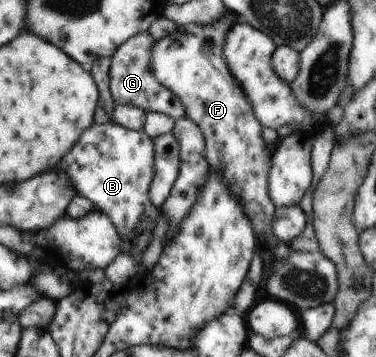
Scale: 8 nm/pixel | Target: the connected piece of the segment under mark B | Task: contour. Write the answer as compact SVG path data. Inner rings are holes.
M113 120L107 124L94 122L82 134L57 168L63 172L67 170L67 176L73 182L72 187L75 187L79 196L89 198L111 218L123 242L123 252L139 257L137 254L149 246L157 217L161 214L161 208L155 208L149 196L155 176L154 142L144 130L134 131Z

